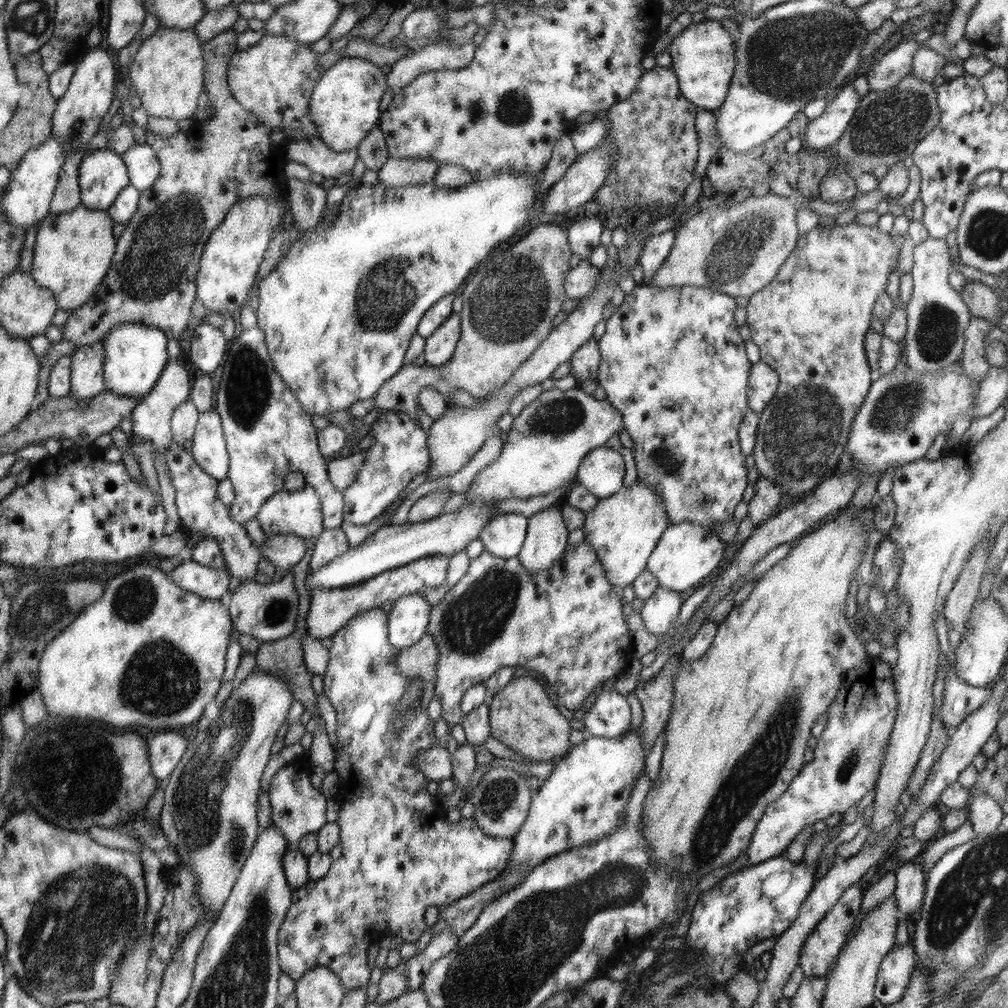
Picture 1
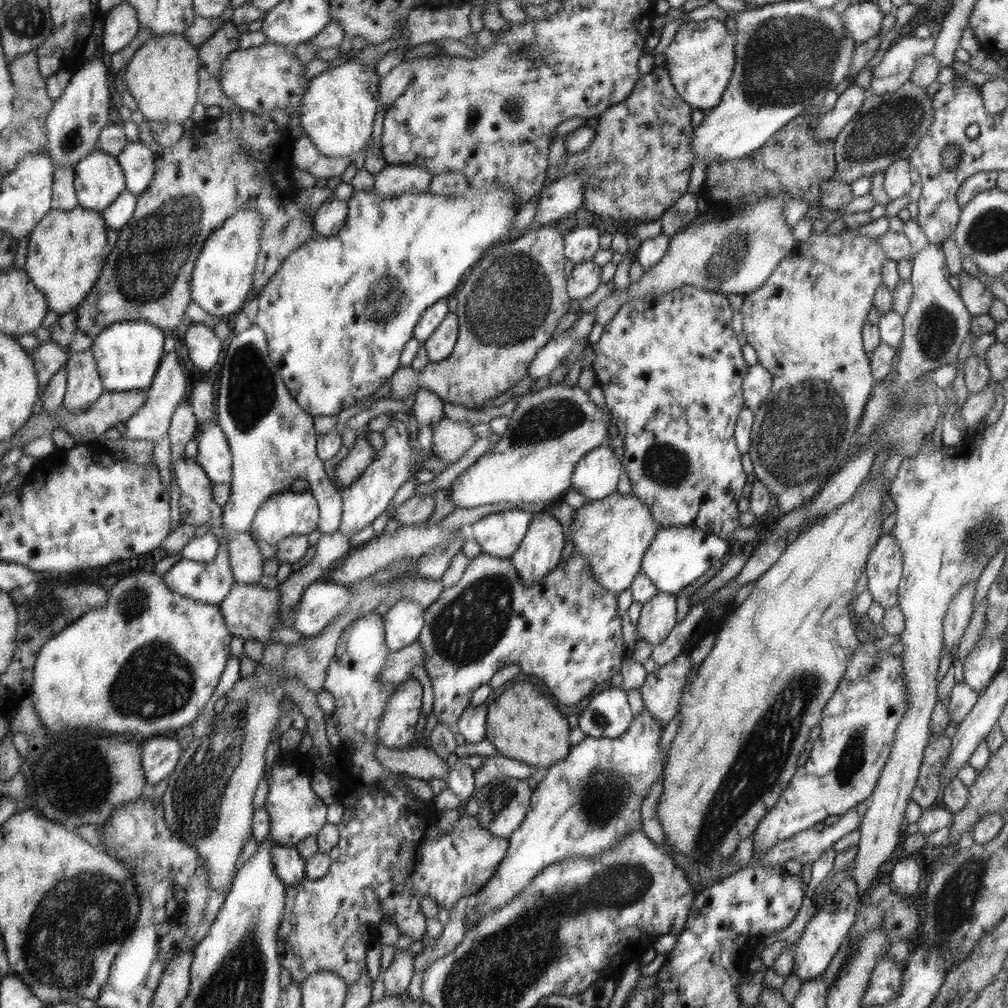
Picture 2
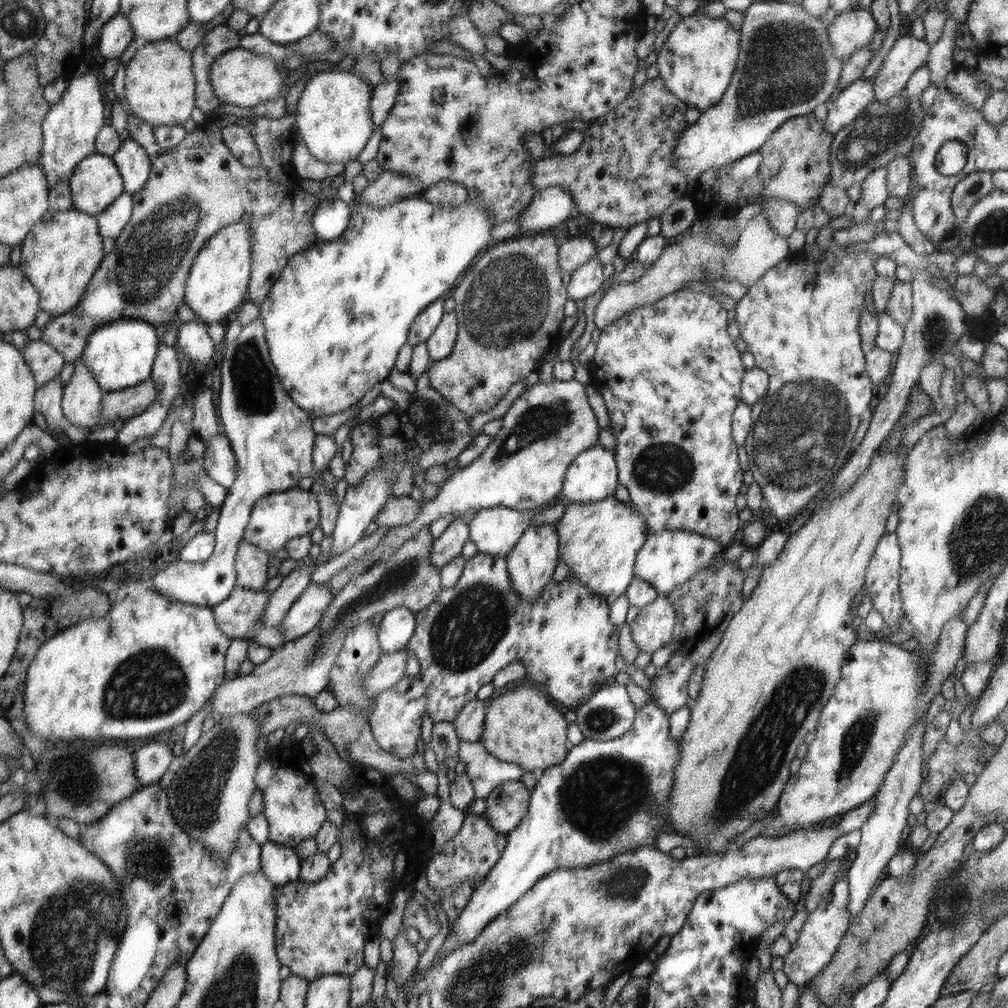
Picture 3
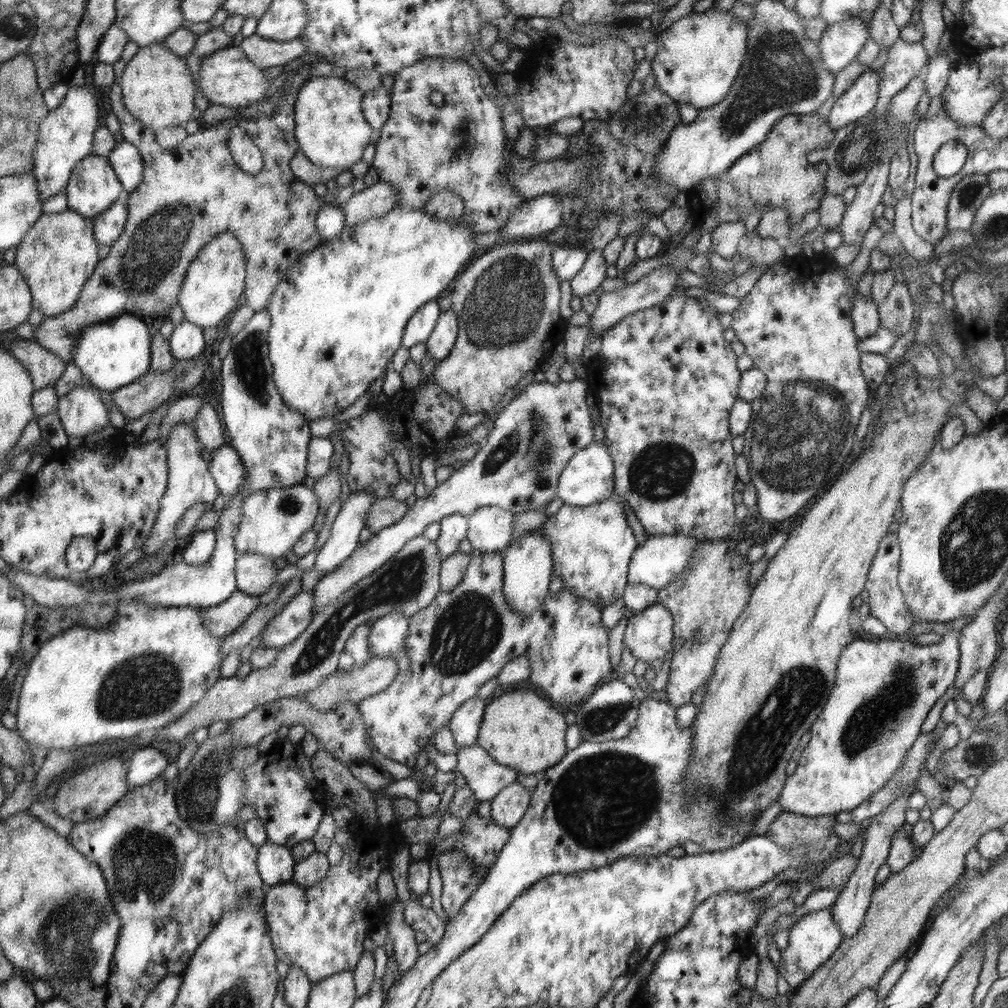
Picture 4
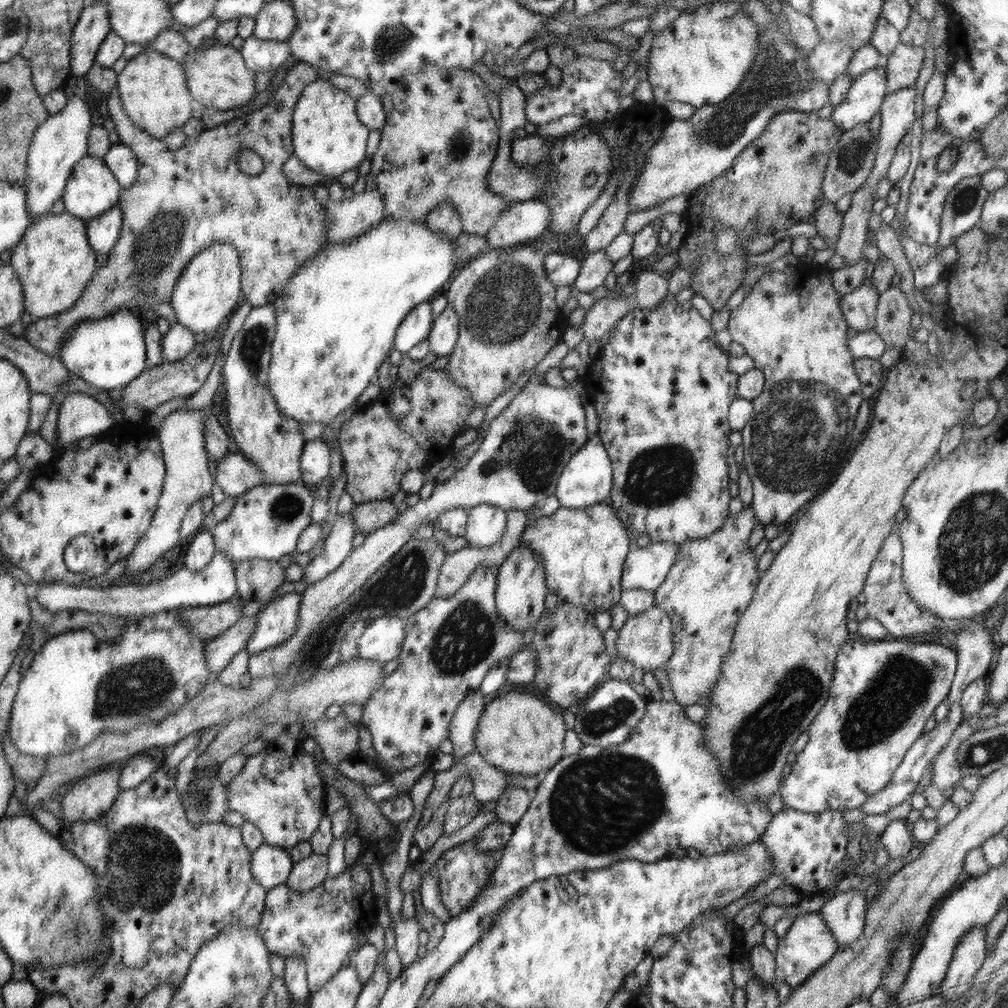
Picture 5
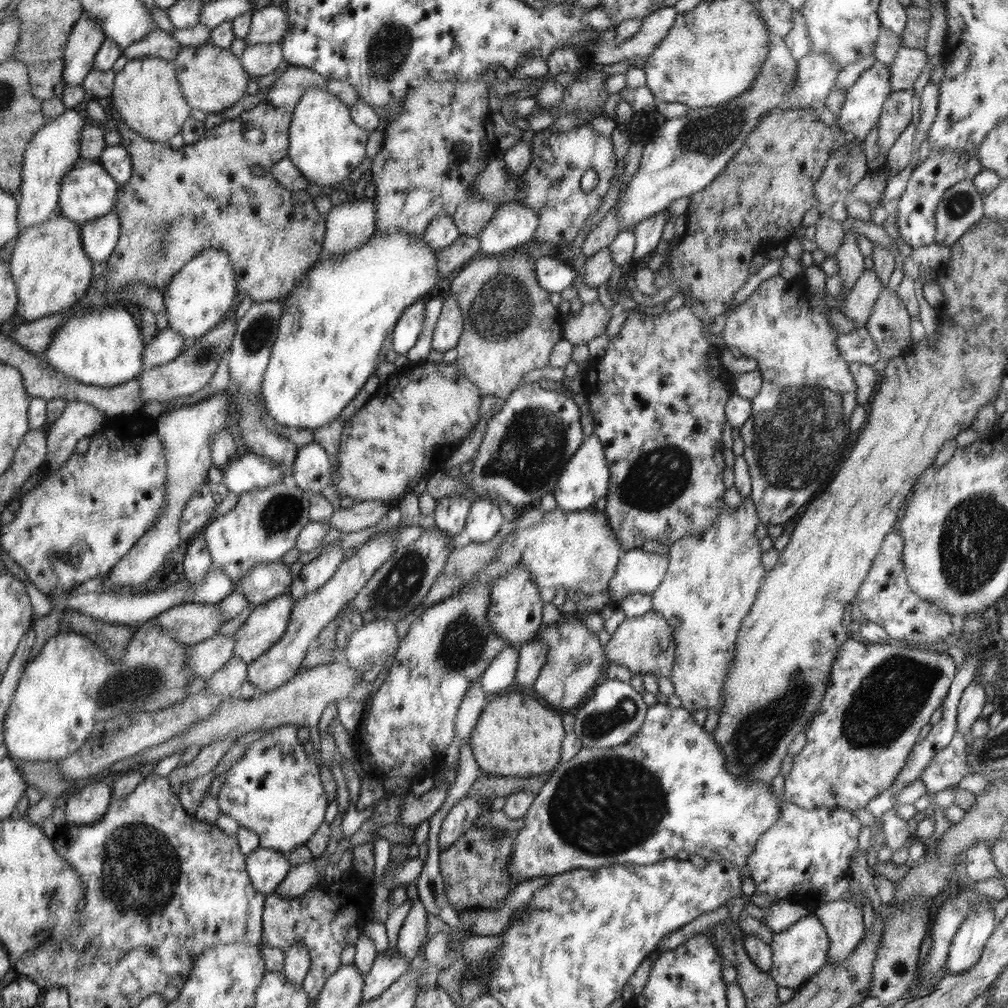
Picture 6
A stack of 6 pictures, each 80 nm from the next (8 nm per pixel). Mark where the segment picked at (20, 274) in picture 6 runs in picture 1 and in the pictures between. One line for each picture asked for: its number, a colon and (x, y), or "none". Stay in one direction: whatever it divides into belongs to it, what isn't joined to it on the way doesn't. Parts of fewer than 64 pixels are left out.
1: (73, 251)
2: (67, 251)
3: (63, 251)
4: (59, 254)
5: (55, 262)

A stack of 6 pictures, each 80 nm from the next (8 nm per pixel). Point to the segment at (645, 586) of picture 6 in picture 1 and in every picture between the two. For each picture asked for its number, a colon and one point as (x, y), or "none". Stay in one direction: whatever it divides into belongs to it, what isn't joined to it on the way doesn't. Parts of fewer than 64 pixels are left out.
1: (686, 553)
2: (678, 556)
3: (669, 557)
4: (661, 558)
5: (645, 568)

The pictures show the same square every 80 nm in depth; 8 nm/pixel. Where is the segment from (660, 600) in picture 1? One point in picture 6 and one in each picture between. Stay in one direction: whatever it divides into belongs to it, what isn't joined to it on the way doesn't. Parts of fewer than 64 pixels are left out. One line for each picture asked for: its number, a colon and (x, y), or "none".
2: (657, 618)
3: (652, 628)
4: (649, 633)
5: (646, 640)
6: (645, 644)

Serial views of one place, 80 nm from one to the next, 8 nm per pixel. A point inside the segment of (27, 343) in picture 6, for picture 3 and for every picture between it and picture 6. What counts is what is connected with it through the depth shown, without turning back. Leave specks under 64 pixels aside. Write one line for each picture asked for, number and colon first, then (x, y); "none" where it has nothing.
3: (195, 189)
4: (191, 194)
5: (183, 200)

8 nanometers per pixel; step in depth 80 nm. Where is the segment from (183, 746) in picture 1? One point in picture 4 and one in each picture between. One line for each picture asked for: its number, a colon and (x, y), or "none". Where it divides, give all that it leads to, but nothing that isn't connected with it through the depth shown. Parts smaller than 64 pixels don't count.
2: (160, 754)
3: (152, 760)
4: (144, 764)

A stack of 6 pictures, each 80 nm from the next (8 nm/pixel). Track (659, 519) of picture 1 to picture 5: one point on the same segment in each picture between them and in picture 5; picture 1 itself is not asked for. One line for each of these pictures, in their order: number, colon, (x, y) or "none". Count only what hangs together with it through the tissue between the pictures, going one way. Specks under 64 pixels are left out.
2: (613, 534)
3: (599, 542)
4: (593, 545)
5: (583, 551)

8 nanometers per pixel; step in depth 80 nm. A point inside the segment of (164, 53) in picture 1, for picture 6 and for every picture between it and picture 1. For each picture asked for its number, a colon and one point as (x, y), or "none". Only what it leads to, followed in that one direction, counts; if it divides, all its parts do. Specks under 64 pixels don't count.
2: (162, 76)
3: (159, 87)
4: (157, 88)
5: (153, 90)
6: (147, 94)

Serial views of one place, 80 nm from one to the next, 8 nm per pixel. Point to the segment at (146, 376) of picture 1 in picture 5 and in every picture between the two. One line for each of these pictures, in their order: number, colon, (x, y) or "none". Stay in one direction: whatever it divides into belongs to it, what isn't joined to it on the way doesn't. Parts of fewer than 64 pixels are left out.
2: (127, 354)
3: (119, 354)
4: (110, 355)
5: (109, 353)

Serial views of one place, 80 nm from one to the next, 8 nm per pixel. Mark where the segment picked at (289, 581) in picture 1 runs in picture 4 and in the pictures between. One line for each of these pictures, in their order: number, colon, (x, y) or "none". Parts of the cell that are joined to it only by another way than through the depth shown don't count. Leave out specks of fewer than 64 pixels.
2: (251, 611)
3: (238, 616)
4: (222, 620)

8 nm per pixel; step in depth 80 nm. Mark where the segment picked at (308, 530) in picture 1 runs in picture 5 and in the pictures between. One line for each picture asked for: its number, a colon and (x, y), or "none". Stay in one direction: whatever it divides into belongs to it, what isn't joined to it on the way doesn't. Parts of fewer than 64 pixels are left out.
2: (290, 513)
3: (278, 517)
4: (273, 520)
5: (265, 523)

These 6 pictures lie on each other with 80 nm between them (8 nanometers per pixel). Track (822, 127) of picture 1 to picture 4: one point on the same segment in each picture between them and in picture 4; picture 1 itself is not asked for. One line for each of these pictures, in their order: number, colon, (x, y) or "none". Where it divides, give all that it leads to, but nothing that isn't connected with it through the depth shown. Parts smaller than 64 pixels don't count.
2: (848, 104)
3: (852, 100)
4: (859, 101)

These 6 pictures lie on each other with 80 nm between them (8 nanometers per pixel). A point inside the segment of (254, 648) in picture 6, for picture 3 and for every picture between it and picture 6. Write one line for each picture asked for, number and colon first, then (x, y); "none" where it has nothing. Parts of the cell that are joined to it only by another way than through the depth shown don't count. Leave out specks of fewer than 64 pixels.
3: (306, 612)
4: (294, 618)
5: (275, 623)

